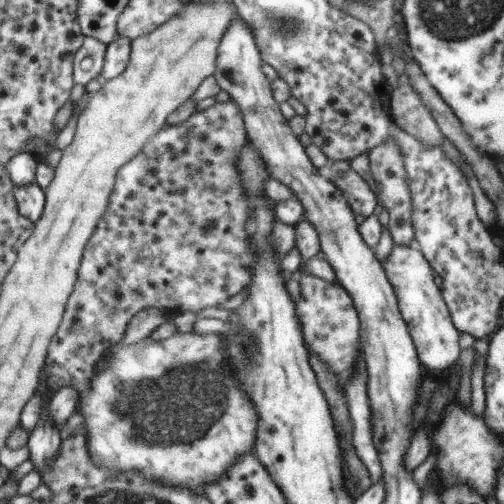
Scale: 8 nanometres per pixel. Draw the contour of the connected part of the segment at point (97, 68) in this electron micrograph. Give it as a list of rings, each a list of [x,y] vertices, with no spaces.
[[[88,37],[75,56],[76,84],[86,85],[94,78],[100,78],[105,60],[107,44]]]

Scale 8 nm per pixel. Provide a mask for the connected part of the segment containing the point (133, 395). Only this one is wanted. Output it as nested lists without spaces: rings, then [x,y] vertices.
[[[187,331],[185,333],[175,333],[163,340],[154,340],[150,337],[136,342],[136,344],[119,343],[103,356],[104,368],[95,368],[91,381],[91,390],[80,394],[76,411],[84,418],[83,424],[86,427],[85,436],[89,442],[91,459],[100,468],[118,470],[118,472],[136,471],[146,480],[155,480],[160,484],[171,485],[172,488],[189,488],[198,496],[205,496],[207,485],[214,484],[223,479],[234,464],[238,463],[248,452],[254,452],[257,437],[259,436],[259,426],[261,417],[259,410],[254,410],[252,400],[248,392],[242,392],[237,380],[236,371],[232,364],[228,362],[228,344],[224,340],[224,334],[196,334]]]

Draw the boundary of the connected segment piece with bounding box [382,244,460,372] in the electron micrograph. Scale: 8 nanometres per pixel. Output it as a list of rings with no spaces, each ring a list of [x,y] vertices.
[[[394,244],[390,256],[382,263],[398,295],[399,308],[410,327],[412,340],[415,340],[415,347],[419,349],[424,368],[430,372],[442,372],[452,368],[460,358],[460,334],[451,316],[450,307],[444,304],[440,288],[434,282],[431,264],[426,259],[420,249],[414,248],[412,244]]]

